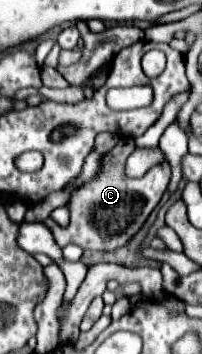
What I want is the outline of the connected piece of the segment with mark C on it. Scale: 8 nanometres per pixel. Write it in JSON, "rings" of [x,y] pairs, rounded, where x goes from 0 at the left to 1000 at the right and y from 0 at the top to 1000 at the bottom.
{"rings":[[[535,427],[515,444],[505,489],[436,523],[396,528],[356,545],[356,562],[337,573],[347,590],[347,636],[327,647],[287,641],[267,624],[248,624],[248,653],[287,686],[287,698],[317,698],[337,686],[376,686],[406,703],[446,709],[554,709],[584,698],[614,698],[653,664],[683,658],[683,647],[713,636],[752,590],[782,579],[792,556],[812,551],[842,506],[842,466],[832,455],[802,455],[792,466],[752,472],[713,500],[693,506],[624,506],[614,500],[614,427]]]}

